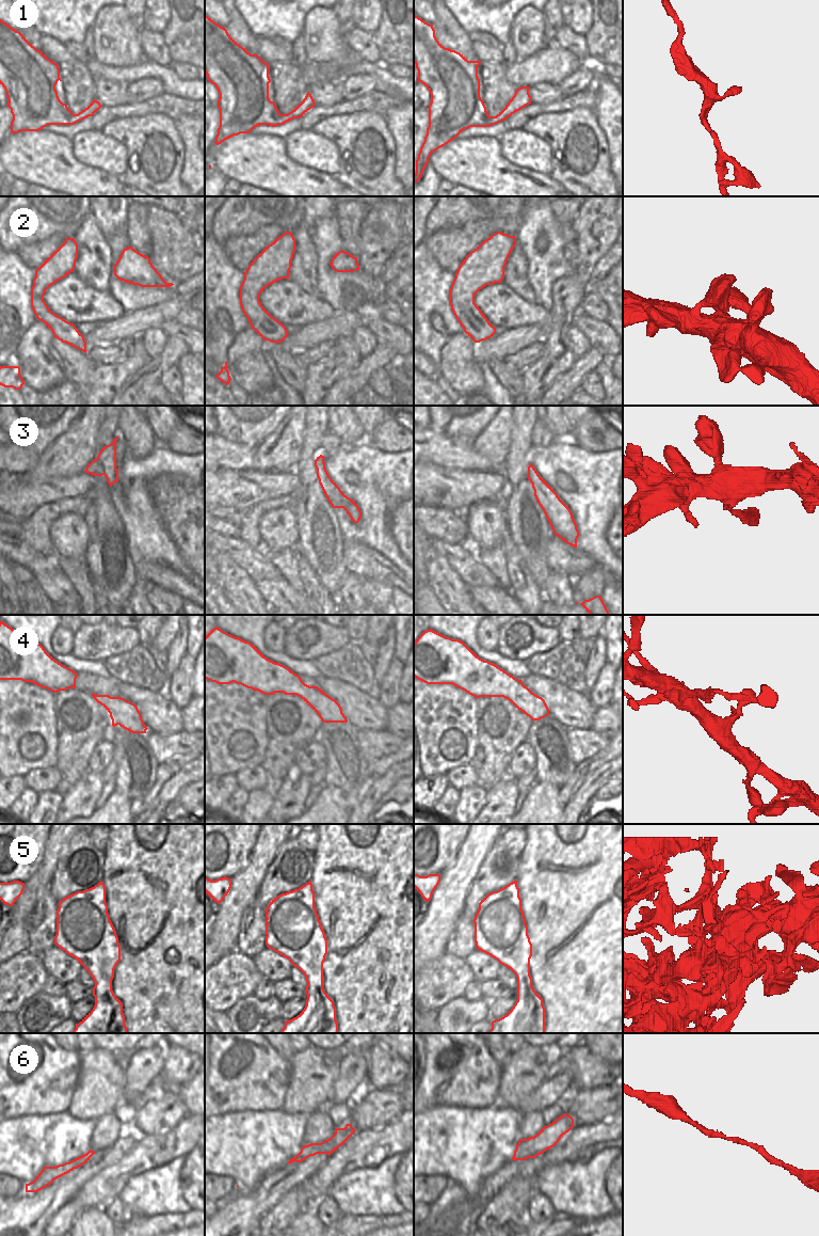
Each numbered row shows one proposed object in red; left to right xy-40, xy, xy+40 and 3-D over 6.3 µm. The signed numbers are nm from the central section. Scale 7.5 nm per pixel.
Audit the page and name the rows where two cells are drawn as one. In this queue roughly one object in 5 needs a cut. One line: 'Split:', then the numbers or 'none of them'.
Split: 5

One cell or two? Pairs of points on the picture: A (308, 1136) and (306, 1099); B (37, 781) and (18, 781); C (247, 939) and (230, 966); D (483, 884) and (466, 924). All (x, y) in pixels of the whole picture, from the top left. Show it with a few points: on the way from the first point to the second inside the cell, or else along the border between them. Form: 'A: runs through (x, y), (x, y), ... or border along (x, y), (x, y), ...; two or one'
A: runs through (314, 1127), (312, 1108); one
B: border along (23, 776), (23, 782), (27, 786); two
C: border along (236, 950), (252, 957); two
D: border along (462, 915), (472, 919); two

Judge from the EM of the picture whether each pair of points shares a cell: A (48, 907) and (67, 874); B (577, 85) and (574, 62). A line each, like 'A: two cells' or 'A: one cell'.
A: two cells
B: two cells

